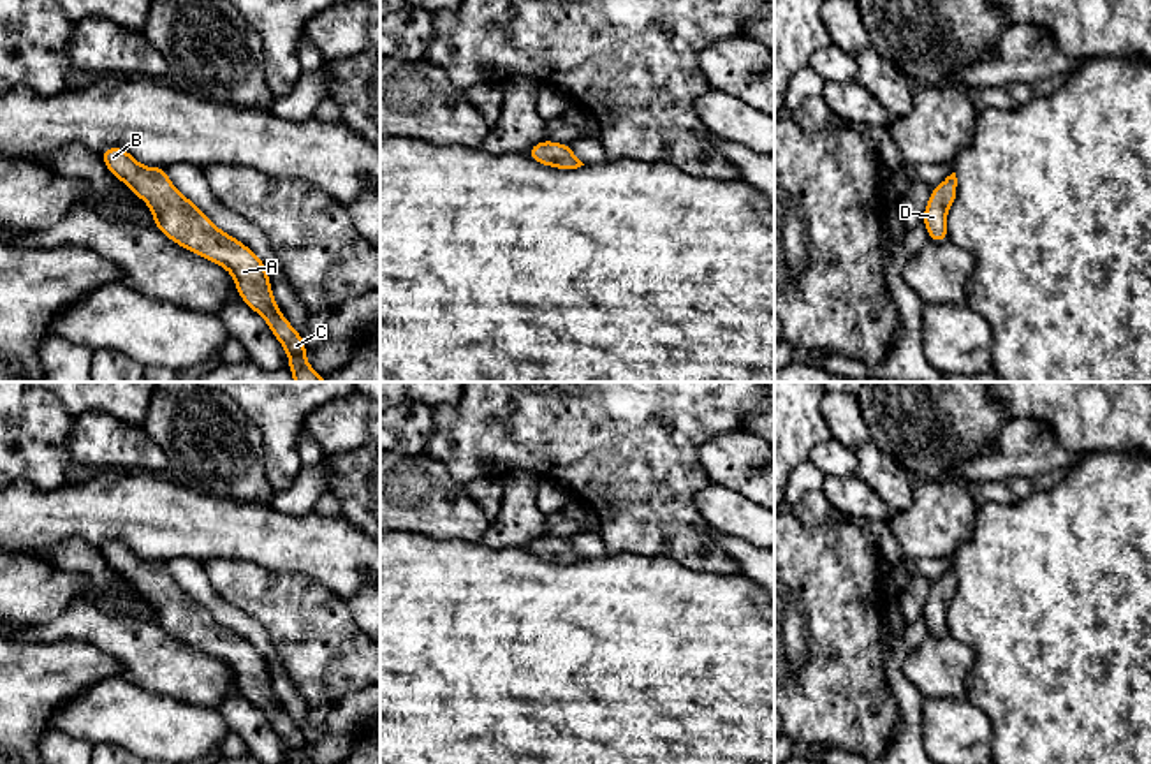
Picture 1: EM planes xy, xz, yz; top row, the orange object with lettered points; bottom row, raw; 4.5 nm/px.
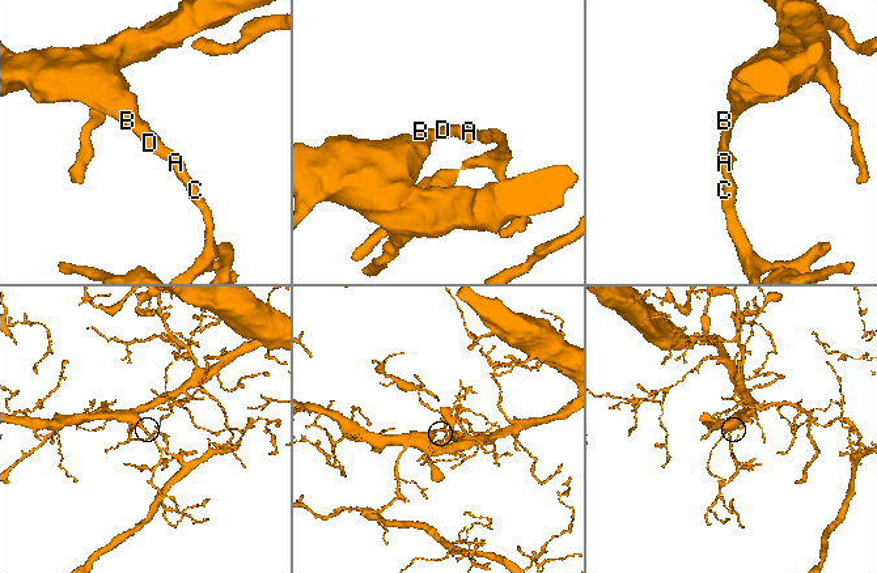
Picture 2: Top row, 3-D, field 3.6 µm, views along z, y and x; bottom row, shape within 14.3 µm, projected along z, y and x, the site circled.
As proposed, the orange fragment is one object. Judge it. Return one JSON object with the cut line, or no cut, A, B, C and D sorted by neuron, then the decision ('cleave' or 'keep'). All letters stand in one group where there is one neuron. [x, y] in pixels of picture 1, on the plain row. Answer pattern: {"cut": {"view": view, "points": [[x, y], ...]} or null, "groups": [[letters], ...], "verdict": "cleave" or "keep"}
{"cut": null, "groups": [["A", "B", "C", "D"]], "verdict": "keep"}

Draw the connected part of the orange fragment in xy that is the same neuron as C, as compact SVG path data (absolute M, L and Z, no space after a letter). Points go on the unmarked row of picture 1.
M106 542L99 549L109 567L148 599L155 621L165 632L232 669L239 692L266 715L287 746L289 764L313 764L306 755L301 727L283 711L273 692L266 658L185 591L169 574L165 562L146 562L125 542Z

